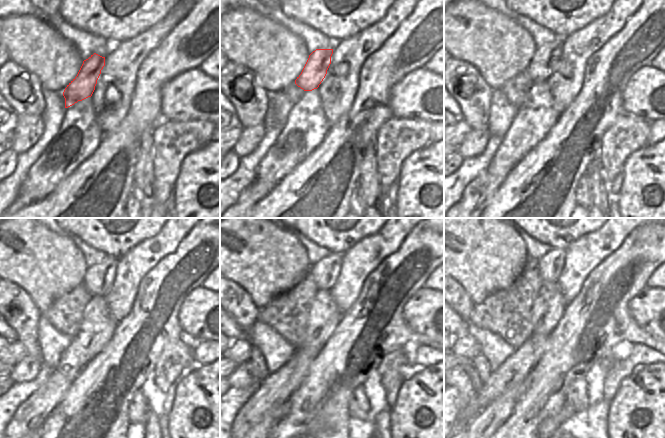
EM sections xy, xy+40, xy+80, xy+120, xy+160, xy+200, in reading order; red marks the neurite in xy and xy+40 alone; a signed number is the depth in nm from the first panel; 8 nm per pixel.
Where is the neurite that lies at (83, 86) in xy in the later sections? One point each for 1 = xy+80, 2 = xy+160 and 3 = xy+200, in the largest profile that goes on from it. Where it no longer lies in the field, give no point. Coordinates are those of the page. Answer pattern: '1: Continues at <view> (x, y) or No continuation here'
1: Continues at xy+80 (545, 57)
2: Continues at xy+160 (325, 272)
3: Continues at xy+200 (550, 266).

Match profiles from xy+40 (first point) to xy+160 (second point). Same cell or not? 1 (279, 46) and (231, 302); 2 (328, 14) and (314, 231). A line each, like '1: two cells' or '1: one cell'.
1: two cells
2: one cell

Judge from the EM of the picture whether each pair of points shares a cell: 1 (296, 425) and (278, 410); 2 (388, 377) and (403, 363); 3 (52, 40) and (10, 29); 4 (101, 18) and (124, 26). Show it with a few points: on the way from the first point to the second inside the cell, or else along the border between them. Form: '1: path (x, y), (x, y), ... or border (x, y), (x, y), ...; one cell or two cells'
1: border (288, 399), (288, 413), (273, 427); two cells
2: path (392, 373), (399, 366); one cell
3: path (42, 40), (30, 40), (20, 34); one cell
4: path (107, 18), (116, 18), (118, 20); one cell

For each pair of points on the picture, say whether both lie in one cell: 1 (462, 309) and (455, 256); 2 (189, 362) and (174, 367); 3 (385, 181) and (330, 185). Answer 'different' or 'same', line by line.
1: different
2: same
3: different

